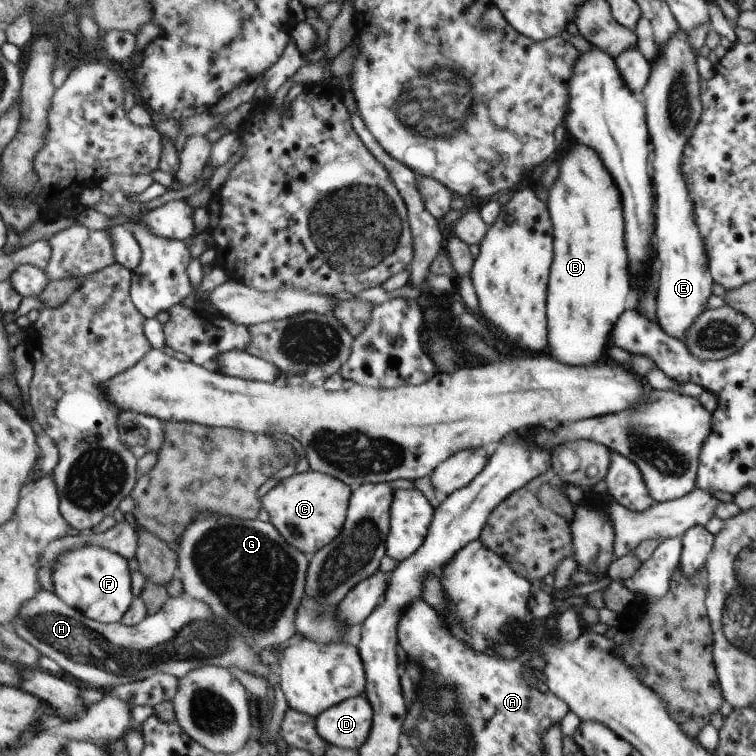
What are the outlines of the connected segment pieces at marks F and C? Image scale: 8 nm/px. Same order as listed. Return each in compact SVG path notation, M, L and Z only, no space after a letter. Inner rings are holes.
M95 544L79 546L79 550L59 556L53 564L54 592L90 619L105 624L121 623L135 598L128 561L127 557Z
M308 470L280 481L264 497L264 510L293 548L313 555L331 543L341 532L351 488L329 474Z

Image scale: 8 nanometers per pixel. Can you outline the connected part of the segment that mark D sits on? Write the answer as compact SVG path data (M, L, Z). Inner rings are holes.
M351 697L315 716L315 732L329 745L358 749L370 736L373 717L373 706L366 697Z

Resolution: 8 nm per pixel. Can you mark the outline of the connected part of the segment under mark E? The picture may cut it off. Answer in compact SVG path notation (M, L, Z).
M678 30L659 46L659 52L651 62L647 82L641 89L652 142L649 165L659 218L659 280L655 294L655 320L665 334L681 342L685 338L685 328L690 330L694 320L705 311L705 300L711 294L712 277L709 276L706 248L703 248L702 236L699 236L695 226L694 201L687 192L686 180L681 176L683 148L686 148L699 116L702 116L695 58L697 52L687 42L685 33Z

